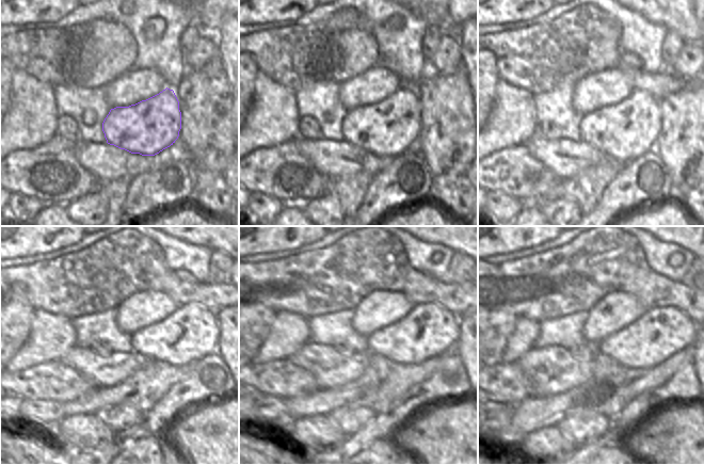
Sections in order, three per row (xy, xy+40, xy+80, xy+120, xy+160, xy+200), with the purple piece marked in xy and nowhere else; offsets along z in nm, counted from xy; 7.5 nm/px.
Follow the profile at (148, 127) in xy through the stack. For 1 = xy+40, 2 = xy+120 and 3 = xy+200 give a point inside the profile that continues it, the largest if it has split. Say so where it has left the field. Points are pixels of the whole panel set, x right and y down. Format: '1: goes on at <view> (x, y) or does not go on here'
1: goes on at xy+40 (389, 128)
2: goes on at xy+120 (192, 332)
3: goes on at xy+200 (661, 332)

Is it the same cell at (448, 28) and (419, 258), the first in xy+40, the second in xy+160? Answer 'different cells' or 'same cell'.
different cells

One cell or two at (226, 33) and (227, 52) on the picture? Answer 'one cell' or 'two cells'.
one cell

